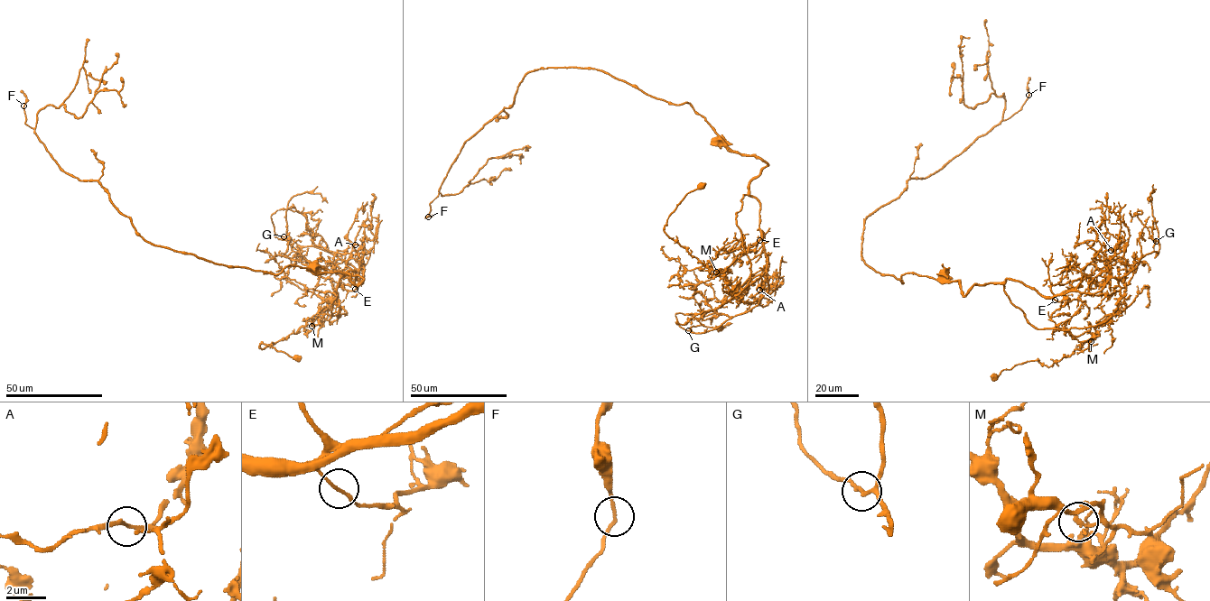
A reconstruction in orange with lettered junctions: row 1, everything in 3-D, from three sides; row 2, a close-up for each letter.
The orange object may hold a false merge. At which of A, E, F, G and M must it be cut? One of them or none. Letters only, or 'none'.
M

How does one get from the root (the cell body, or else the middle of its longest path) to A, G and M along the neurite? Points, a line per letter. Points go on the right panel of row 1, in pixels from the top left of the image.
A: (944, 276), (958, 280), (964, 296), (975, 284), (1011, 279), (1053, 297), (1076, 287), (1096, 251), (1112, 250)
G: (944, 276), (958, 280), (964, 296), (975, 284), (1007, 279), (1047, 297), (1094, 293), (1158, 253), (1157, 241)
M: (944, 276), (958, 280), (964, 296), (975, 284), (1002, 284), (1037, 328), (1075, 336), (1090, 331), (1091, 341)

